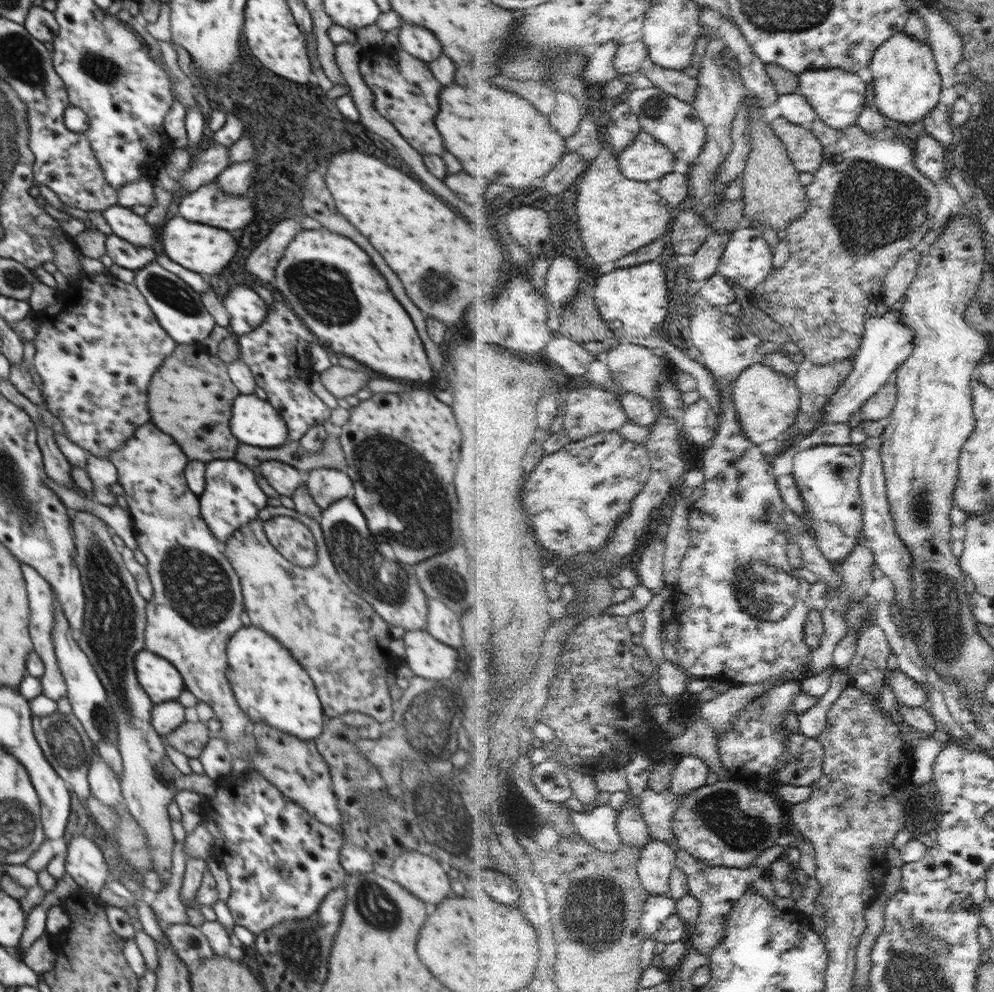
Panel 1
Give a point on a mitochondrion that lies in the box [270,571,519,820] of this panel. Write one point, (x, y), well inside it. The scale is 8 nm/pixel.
(446, 696)

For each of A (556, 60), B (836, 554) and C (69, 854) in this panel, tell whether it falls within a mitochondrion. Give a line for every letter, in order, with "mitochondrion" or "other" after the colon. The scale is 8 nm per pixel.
A: mitochondrion
B: other
C: other

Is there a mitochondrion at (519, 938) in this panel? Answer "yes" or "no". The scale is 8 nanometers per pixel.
no

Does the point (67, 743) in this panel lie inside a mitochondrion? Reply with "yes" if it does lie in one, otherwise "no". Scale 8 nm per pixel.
yes

